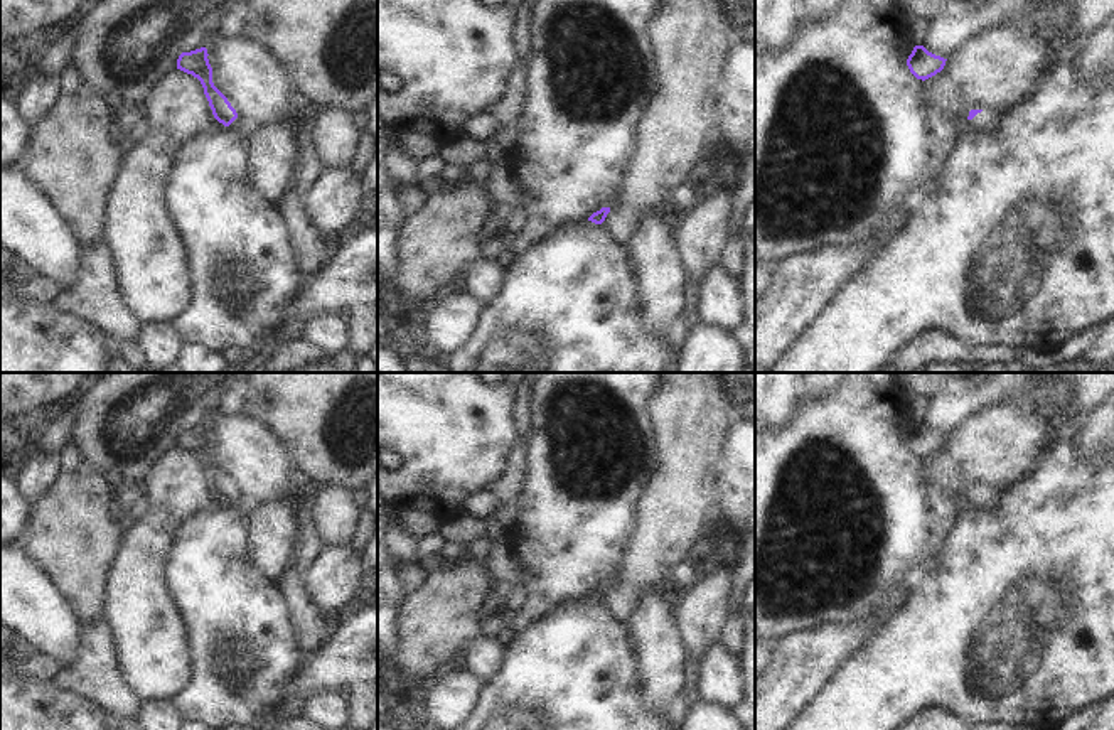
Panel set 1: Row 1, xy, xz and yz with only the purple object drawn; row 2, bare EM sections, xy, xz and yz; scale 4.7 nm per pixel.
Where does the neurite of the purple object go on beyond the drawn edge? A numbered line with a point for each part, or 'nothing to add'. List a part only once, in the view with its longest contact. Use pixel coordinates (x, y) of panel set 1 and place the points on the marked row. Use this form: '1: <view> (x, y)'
1: xz (619, 223).

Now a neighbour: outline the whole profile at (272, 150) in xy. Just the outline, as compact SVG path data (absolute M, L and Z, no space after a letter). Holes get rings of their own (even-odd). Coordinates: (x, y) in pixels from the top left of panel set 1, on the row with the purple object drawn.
M288 123L256 126L248 137L249 187L268 204L276 206L298 172L298 145Z

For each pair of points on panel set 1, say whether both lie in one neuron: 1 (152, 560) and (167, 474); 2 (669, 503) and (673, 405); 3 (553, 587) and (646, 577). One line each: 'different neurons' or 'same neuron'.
1: same neuron
2: same neuron
3: different neurons

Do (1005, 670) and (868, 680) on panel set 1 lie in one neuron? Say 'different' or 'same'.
same

